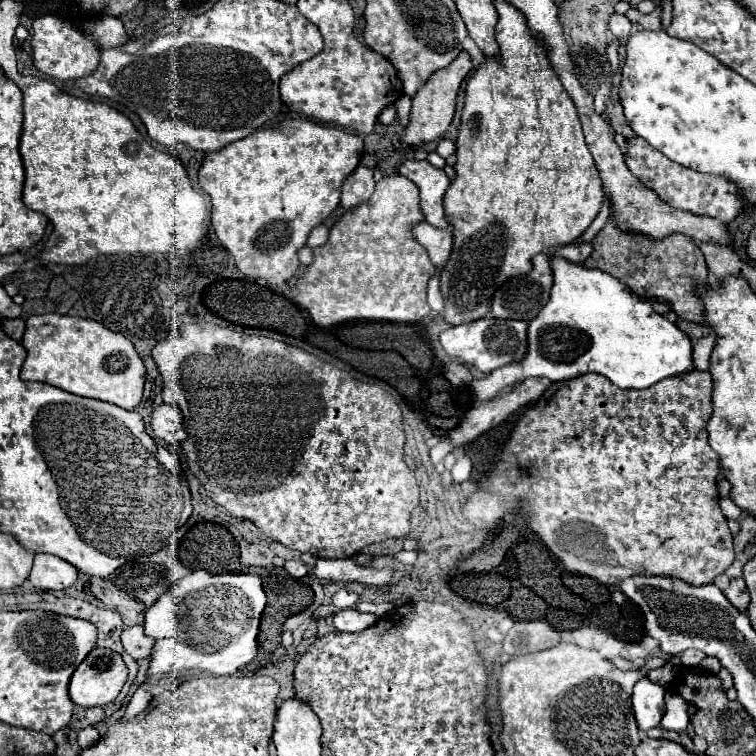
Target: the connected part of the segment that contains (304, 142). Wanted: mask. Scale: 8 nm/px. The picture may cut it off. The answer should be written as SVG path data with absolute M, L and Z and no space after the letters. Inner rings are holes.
M307 118L283 120L275 128L255 130L213 154L205 154L198 172L199 184L211 196L213 230L233 254L237 268L269 286L289 282L299 268L297 250L305 246L309 232L339 206L343 180L359 166L361 156L363 140L359 136Z

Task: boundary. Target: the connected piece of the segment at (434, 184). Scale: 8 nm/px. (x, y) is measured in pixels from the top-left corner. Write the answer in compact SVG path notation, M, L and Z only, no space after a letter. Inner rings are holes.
M409 160L399 168L399 172L411 182L415 182L415 186L419 188L421 210L425 214L425 220L435 228L449 228L443 210L443 194L451 184L447 174L429 164L427 160Z

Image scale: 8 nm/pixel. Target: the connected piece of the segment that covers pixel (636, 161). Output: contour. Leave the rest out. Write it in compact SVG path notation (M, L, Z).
M641 138L627 140L627 144L629 144L629 154L625 162L629 170L643 182L643 186L651 188L669 206L689 210L693 214L711 216L725 224L733 222L739 216L739 198L735 194L735 186L727 178L713 176L713 174L701 174L701 172L683 168L677 162L665 158L661 152L657 152L653 146L649 146Z

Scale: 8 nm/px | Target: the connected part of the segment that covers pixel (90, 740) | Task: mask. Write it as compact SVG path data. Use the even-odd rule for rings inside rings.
M87 726L87 728L83 728L83 730L77 732L77 742L79 742L81 748L93 746L97 740L99 740L99 732L93 726Z

